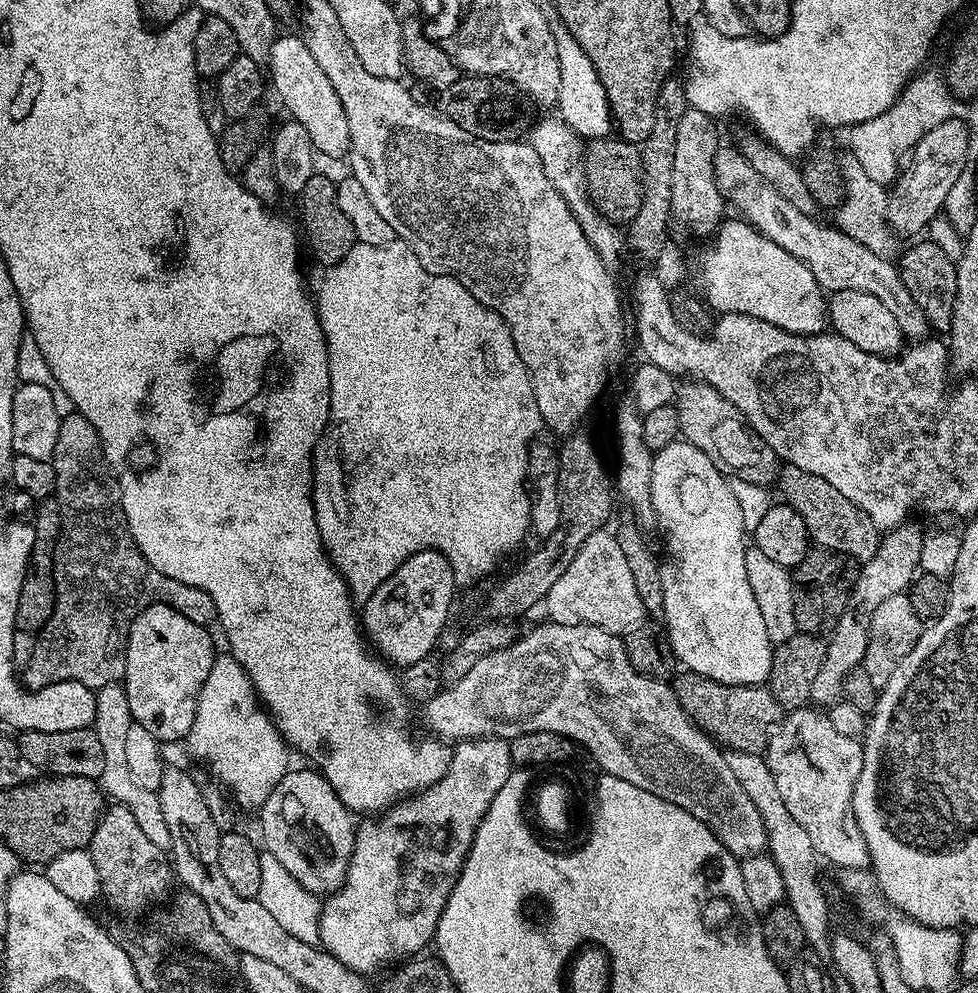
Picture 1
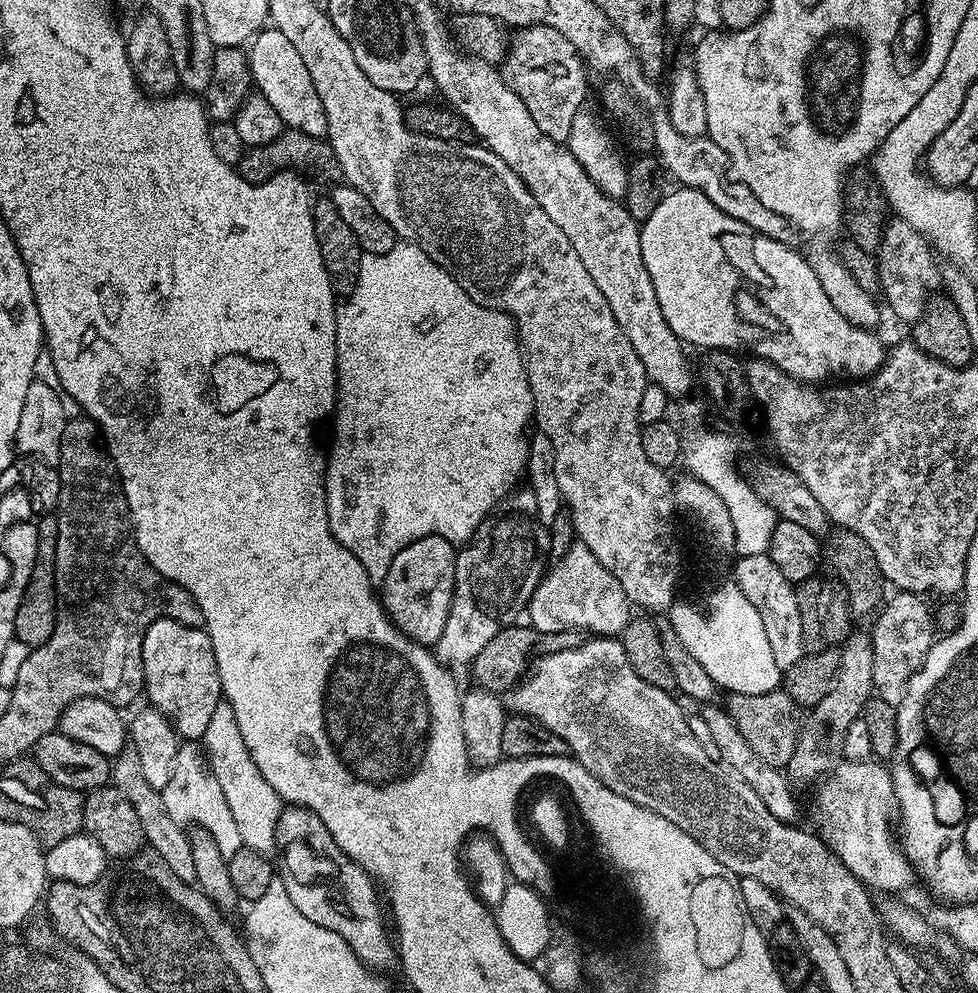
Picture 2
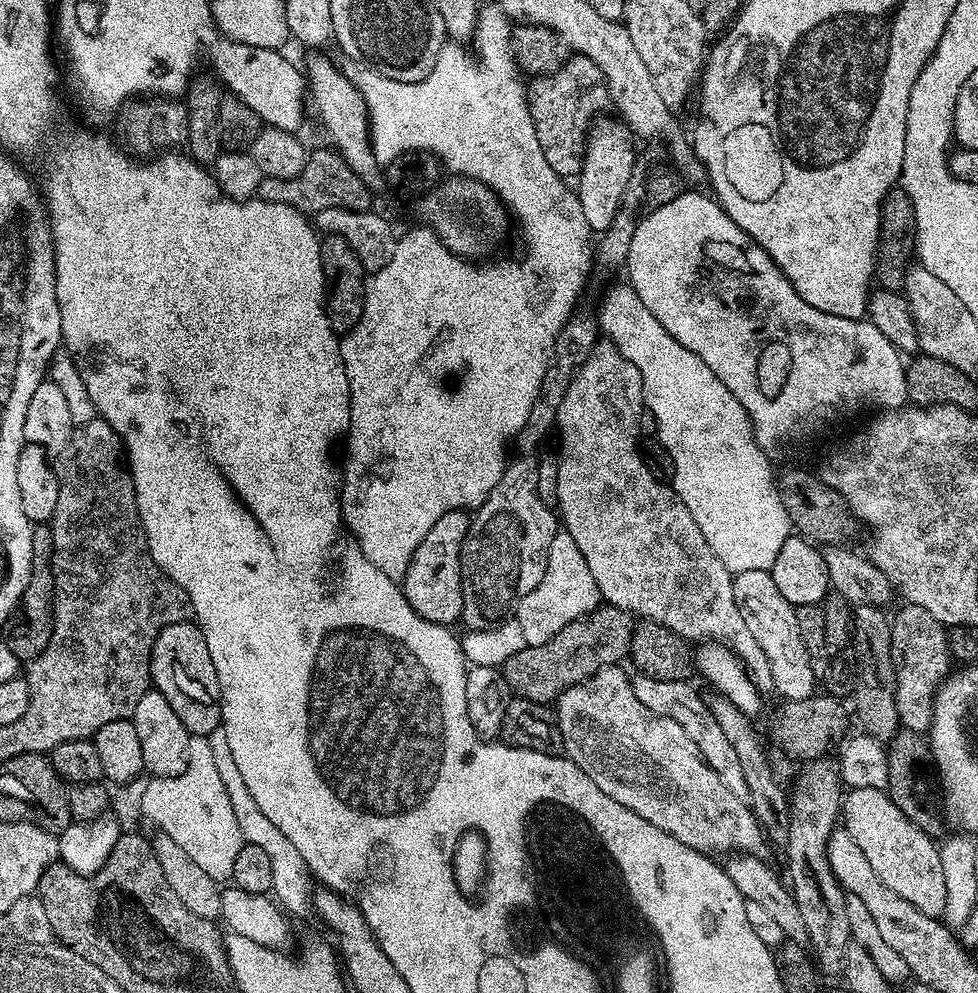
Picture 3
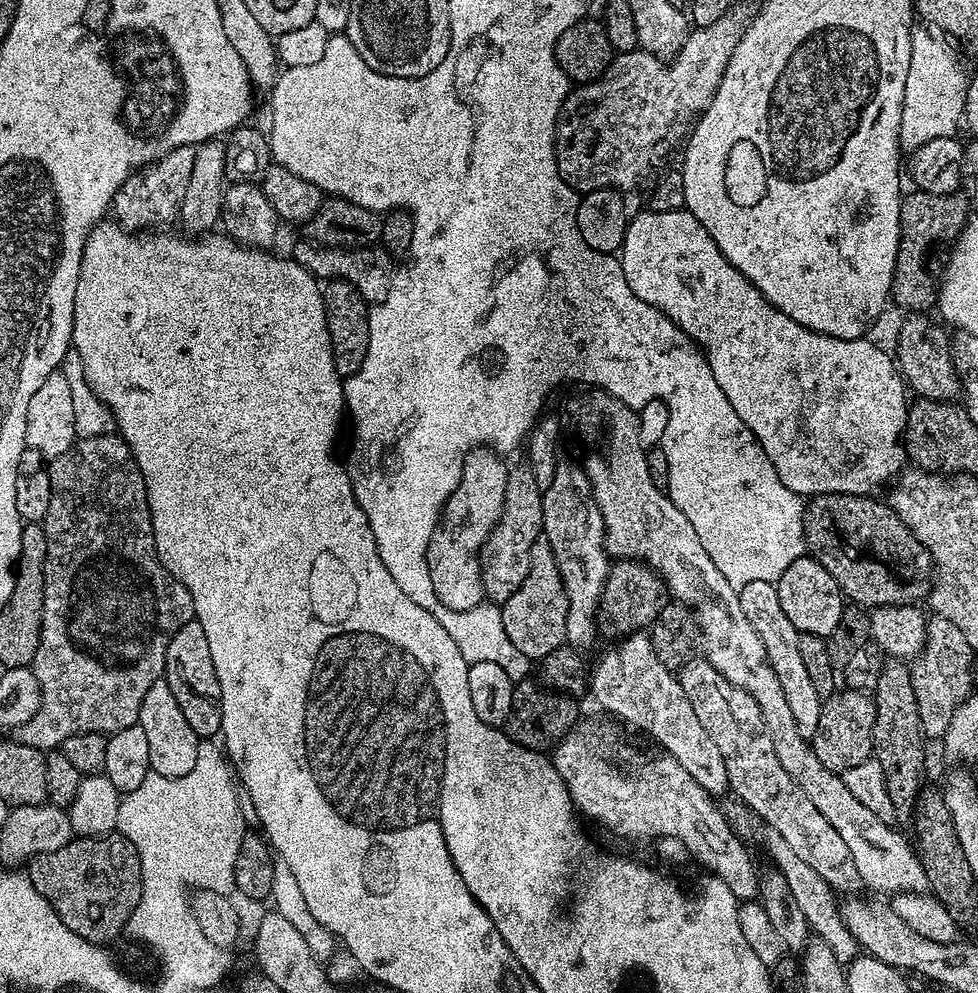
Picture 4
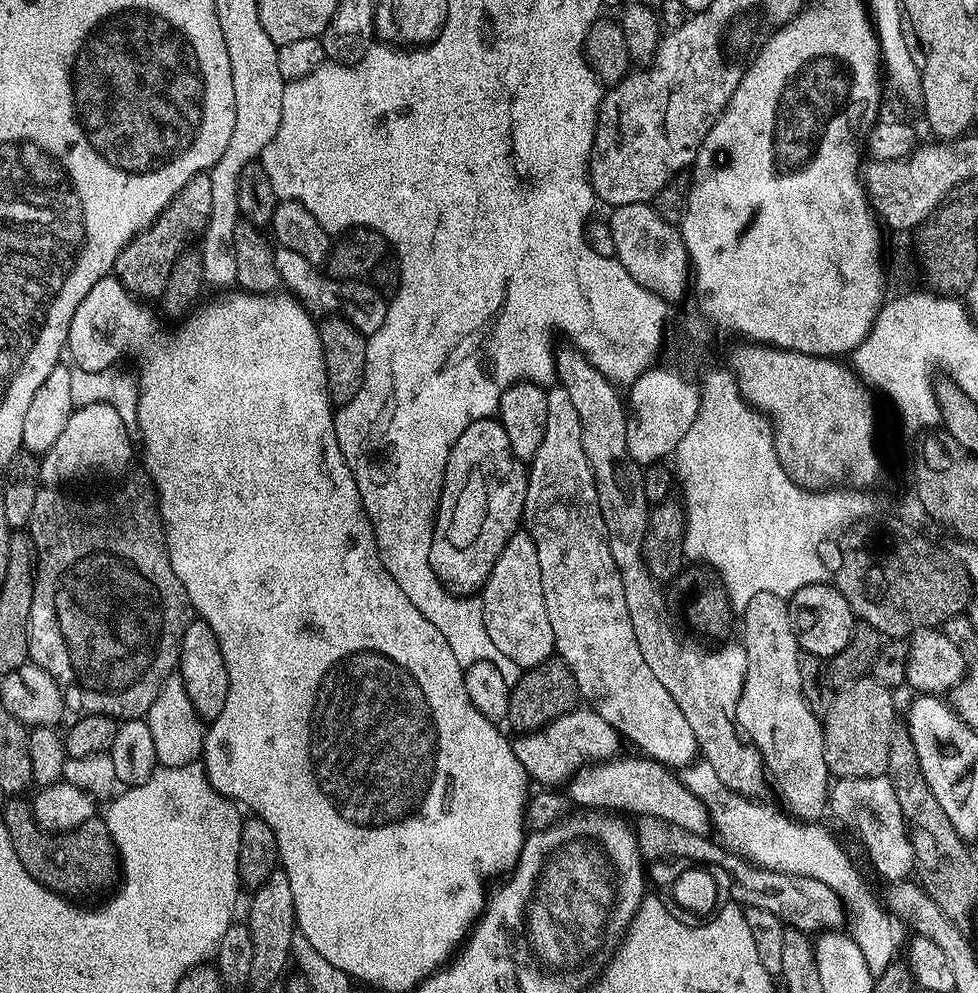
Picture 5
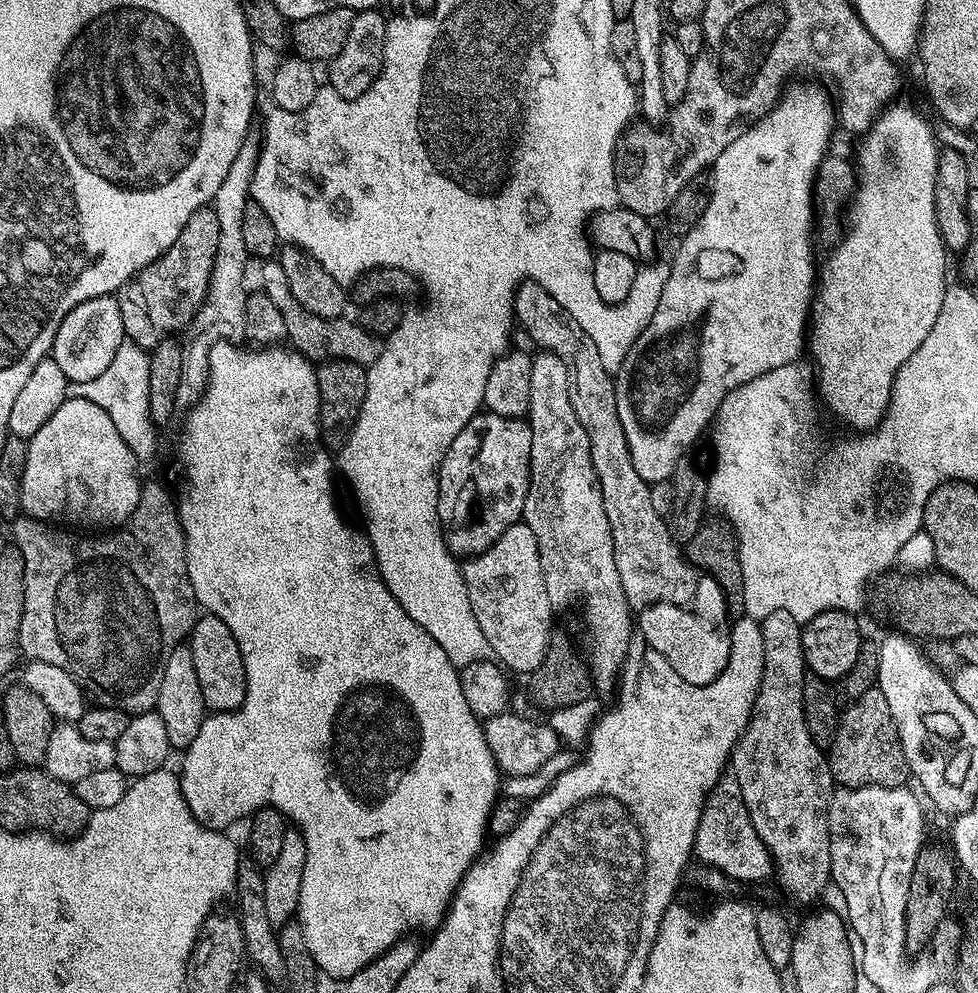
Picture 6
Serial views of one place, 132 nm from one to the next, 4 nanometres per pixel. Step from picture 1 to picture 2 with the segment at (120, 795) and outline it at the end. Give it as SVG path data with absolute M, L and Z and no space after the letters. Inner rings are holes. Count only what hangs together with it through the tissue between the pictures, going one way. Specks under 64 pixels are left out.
M125 747L124 751L115 757L110 784L111 787L122 790L130 806L134 806L134 811L138 814L138 822L142 822L147 847L157 852L162 862L166 862L166 866L170 866L170 870L178 874L178 878L189 882L195 881L194 850L189 833L181 825L176 824L174 818L170 818L170 810L166 810L161 789L150 786L150 782L146 782L146 777L142 774L142 766L138 762L138 754L132 747Z

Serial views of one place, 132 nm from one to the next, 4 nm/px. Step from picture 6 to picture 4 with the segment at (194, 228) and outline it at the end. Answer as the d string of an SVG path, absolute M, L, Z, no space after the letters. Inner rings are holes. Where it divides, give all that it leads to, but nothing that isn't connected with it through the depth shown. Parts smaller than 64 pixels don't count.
M195 147L175 148L154 164L141 167L129 176L128 181L116 192L114 201L115 219L124 226L145 224L152 230L155 224L168 224L180 215L180 203L186 198L186 185L194 167Z

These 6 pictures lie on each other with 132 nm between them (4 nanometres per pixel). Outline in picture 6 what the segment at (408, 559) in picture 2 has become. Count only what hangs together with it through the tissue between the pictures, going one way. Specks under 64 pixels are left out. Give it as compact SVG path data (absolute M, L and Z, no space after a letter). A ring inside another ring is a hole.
M485 411L462 426L454 438L438 473L438 518L453 556L482 554L511 524L521 523L528 493L531 437L523 419Z

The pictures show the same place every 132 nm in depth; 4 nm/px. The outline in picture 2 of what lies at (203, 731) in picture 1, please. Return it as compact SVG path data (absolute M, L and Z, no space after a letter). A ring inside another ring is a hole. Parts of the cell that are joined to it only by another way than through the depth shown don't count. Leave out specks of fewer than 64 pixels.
M221 702L214 710L210 726L206 726L202 747L214 778L218 778L218 786L222 786L222 794L230 805L234 823L238 825L241 845L265 854L275 853L276 827L282 811L282 801L274 788L266 782L266 778L262 778L258 766L254 766L250 750L246 750L246 742L242 742L242 734L238 734L238 722L234 722L234 710L228 703Z

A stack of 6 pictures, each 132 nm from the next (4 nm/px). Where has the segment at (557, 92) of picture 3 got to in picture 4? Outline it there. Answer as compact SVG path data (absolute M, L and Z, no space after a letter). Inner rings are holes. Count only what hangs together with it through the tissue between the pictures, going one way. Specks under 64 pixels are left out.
M733 3L718 22L705 28L693 27L680 51L667 62L643 50L621 52L613 55L612 64L599 80L573 87L556 119L556 165L562 182L578 194L603 188L625 190L634 187L647 174L656 156L656 147L675 130L680 115L695 117L710 106L722 82L722 74L726 74L730 54L734 46L738 46L753 15L754 8L750 5Z

